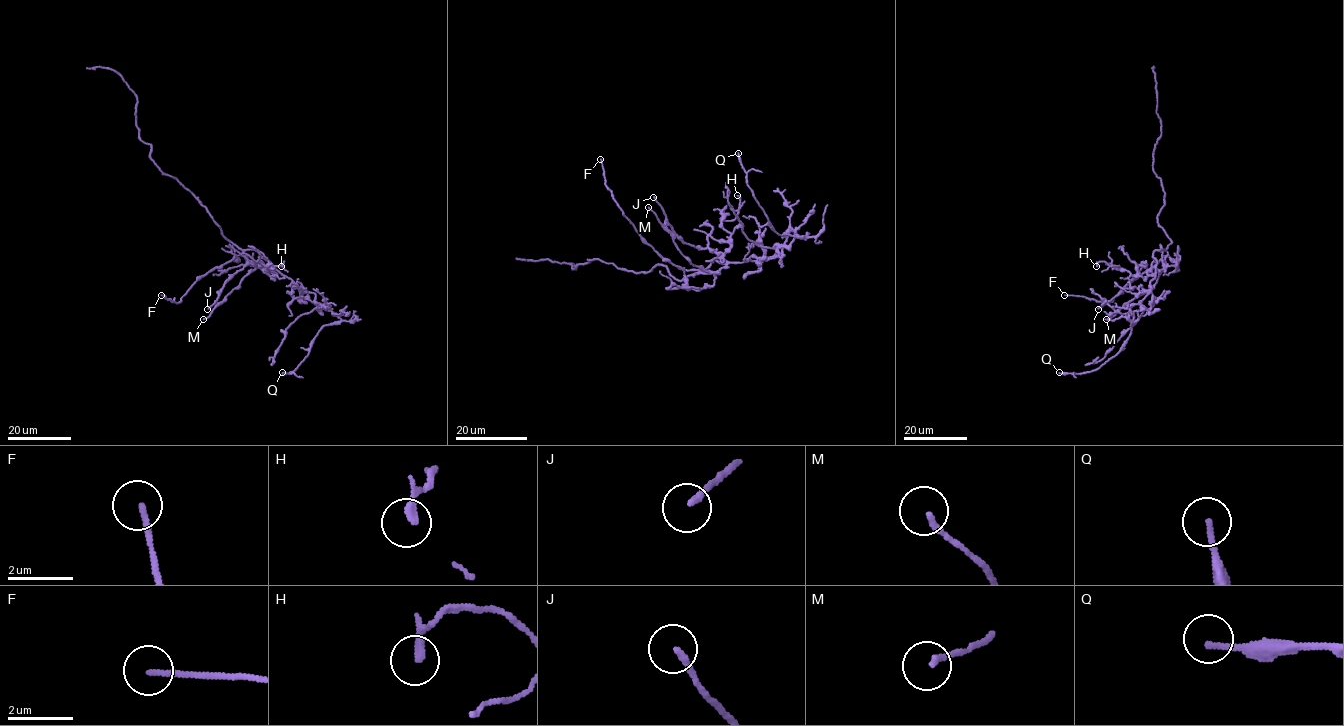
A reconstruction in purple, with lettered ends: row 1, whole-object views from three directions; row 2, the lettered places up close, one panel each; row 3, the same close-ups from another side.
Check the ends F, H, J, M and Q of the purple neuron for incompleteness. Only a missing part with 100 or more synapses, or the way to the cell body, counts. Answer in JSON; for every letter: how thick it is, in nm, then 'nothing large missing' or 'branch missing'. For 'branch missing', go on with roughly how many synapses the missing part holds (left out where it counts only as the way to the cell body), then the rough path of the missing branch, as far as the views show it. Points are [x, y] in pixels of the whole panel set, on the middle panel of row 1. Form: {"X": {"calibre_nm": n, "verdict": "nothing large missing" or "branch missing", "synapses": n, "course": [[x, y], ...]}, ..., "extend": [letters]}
{"F": {"calibre_nm": 180, "verdict": "nothing large missing"}, "H": {"calibre_nm": 220, "verdict": "nothing large missing"}, "J": {"calibre_nm": 200, "verdict": "nothing large missing"}, "M": {"calibre_nm": 160, "verdict": "nothing large missing"}, "Q": {"calibre_nm": 170, "verdict": "nothing large missing"}, "extend": []}

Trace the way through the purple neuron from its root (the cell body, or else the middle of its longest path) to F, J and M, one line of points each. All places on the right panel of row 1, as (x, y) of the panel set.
F: (1167, 247), (1165, 266), (1175, 266), (1179, 255), (1175, 260), (1163, 256), (1110, 302), (1064, 295)
J: (1167, 247), (1153, 252), (1156, 264), (1145, 277), (1137, 274), (1132, 261), (1143, 264), (1139, 272), (1098, 309)
M: (1167, 247), (1165, 267), (1156, 283), (1106, 319)

